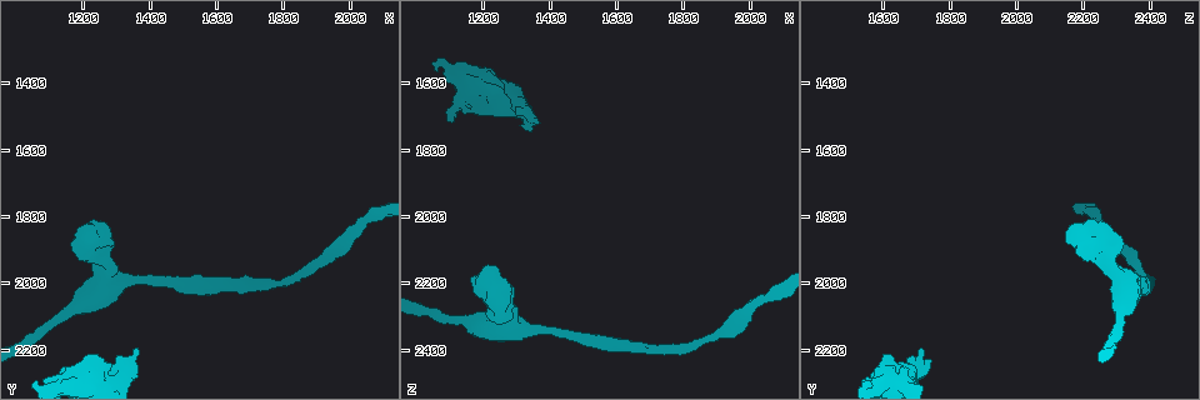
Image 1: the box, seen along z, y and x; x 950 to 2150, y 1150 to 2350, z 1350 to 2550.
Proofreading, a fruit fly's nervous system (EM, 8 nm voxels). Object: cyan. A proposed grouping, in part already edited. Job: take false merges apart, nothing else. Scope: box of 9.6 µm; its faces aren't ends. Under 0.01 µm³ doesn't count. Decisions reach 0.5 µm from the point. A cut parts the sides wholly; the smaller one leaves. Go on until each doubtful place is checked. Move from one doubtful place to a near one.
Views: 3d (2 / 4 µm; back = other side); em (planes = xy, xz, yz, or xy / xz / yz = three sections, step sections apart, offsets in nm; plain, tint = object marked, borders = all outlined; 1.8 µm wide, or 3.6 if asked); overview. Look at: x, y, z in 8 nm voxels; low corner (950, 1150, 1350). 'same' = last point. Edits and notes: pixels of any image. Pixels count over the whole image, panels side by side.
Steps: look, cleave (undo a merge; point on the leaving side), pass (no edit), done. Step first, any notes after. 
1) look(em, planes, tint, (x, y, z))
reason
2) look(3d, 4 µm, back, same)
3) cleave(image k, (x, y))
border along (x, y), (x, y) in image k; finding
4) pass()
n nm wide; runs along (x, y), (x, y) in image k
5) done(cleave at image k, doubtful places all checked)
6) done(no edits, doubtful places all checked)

look(3d, 2 µm, (1250, 1900, 2270))

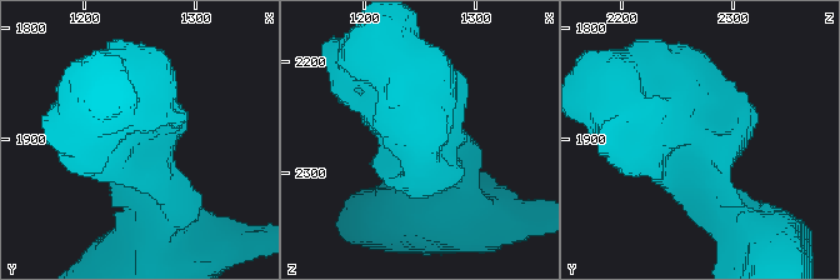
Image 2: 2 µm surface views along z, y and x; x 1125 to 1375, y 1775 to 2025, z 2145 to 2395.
look(em, xz, step 8, tint, (1248, 1896, 2266))
need the tissue

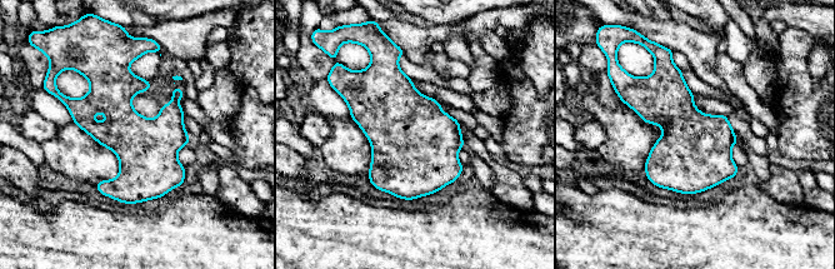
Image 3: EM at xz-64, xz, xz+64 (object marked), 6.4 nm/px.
look(em, planes, tint, same)

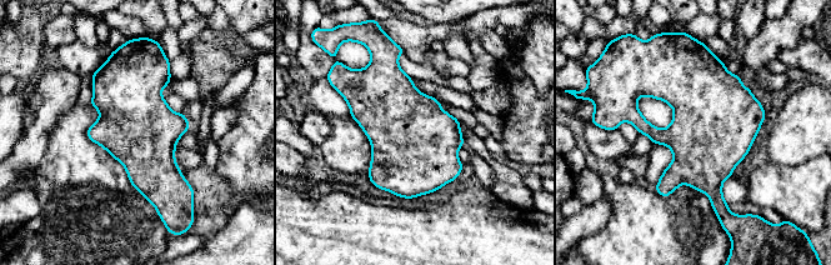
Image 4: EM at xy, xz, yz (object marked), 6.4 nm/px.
pass()
continuous, no second neuron

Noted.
look(3d, 4 µm, (1260, 1990, 2300))
side arm on a straight run

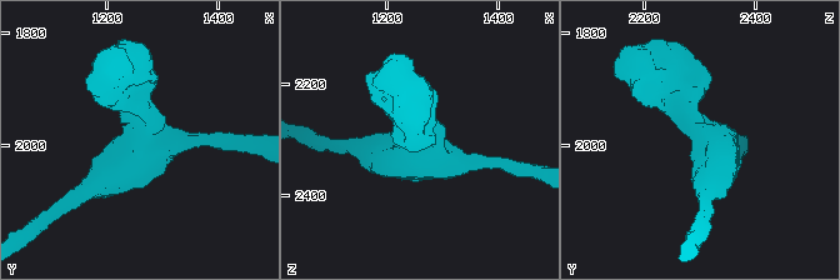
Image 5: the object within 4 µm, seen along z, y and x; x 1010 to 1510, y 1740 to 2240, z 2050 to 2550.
look(em, 3.6 µm, planes, tint, (1260, 1990, 2310))
3 arms; arms of 190, 300, 380 nm; now the EM

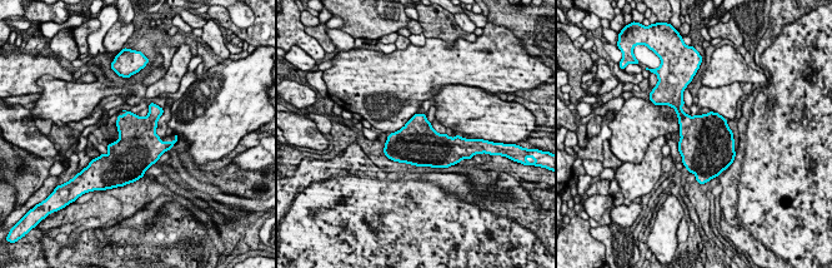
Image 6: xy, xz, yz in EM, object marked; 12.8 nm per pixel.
pass()
500 nm wide; all the same neuron

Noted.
look(3d, 2 µm, (1340, 2240, 1710))
calibre changes

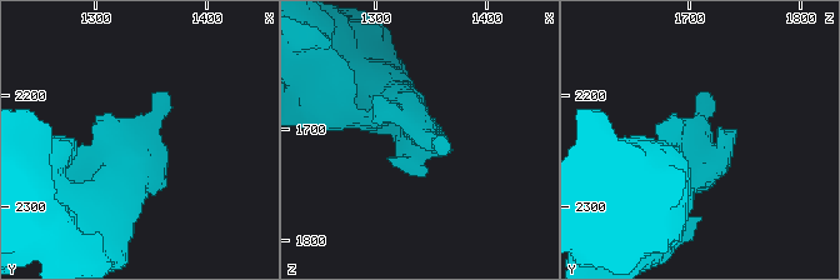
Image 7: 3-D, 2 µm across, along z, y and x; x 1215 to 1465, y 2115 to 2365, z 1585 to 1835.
look(em, planes, tint, (1344, 2252, 1712))

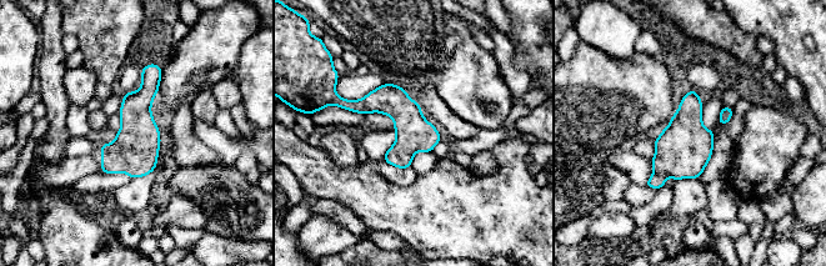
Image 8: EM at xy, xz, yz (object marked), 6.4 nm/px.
pass()
240 nm wide; runs along (346, 104), (394, 105), (436, 139) in image 8; all the same neuron

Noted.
done(no edits, doubtful places all checked)

